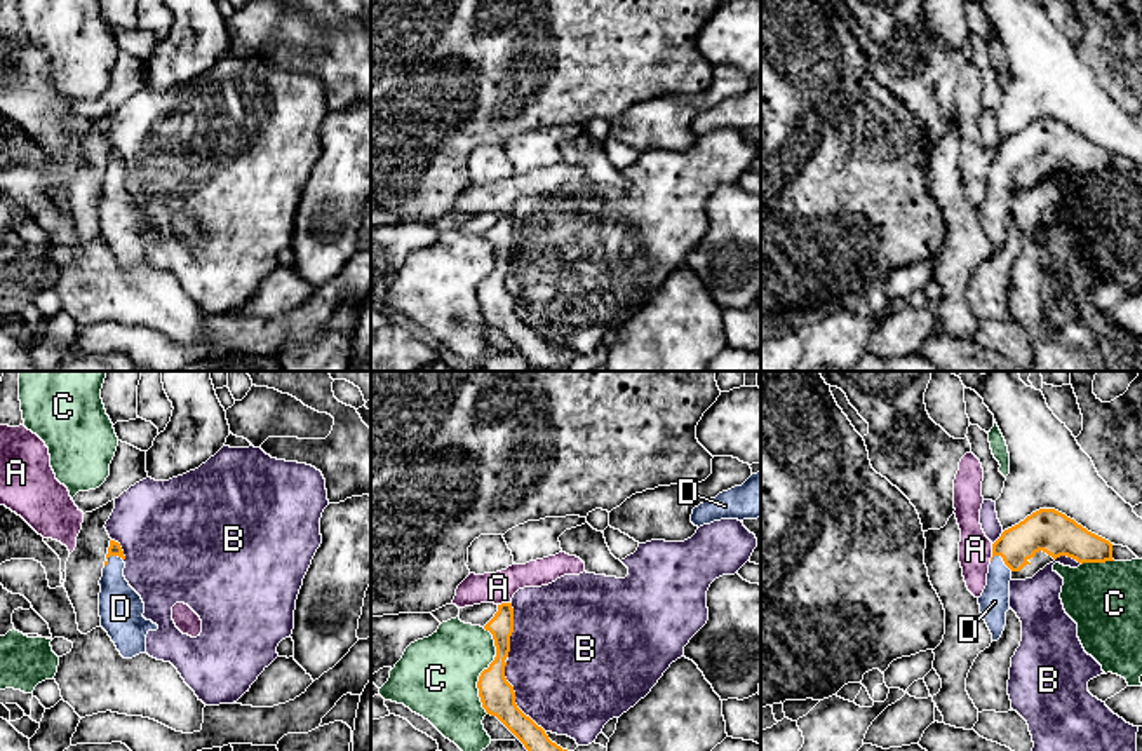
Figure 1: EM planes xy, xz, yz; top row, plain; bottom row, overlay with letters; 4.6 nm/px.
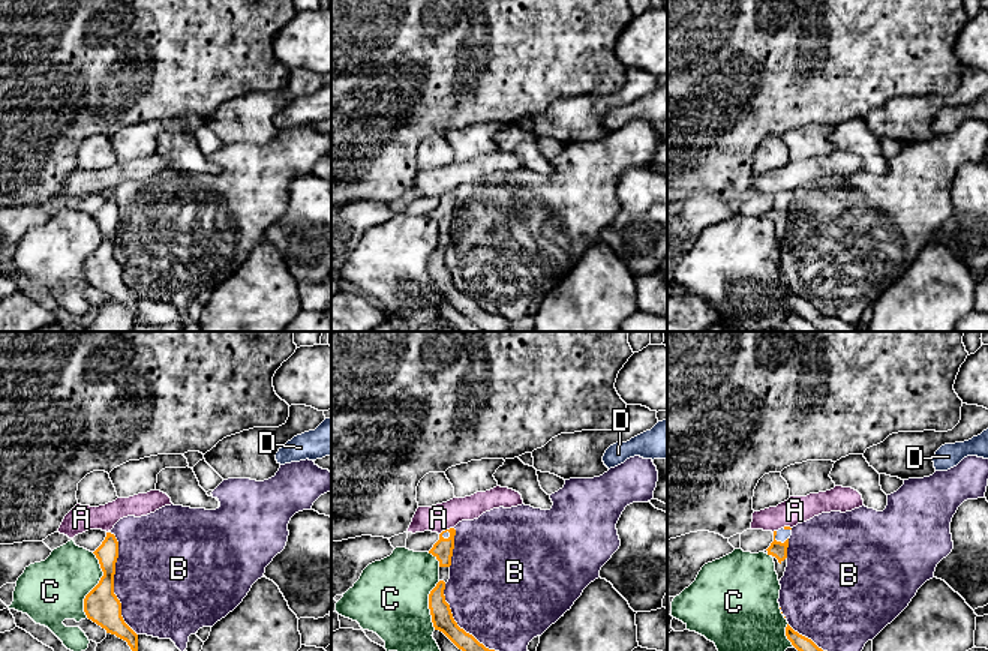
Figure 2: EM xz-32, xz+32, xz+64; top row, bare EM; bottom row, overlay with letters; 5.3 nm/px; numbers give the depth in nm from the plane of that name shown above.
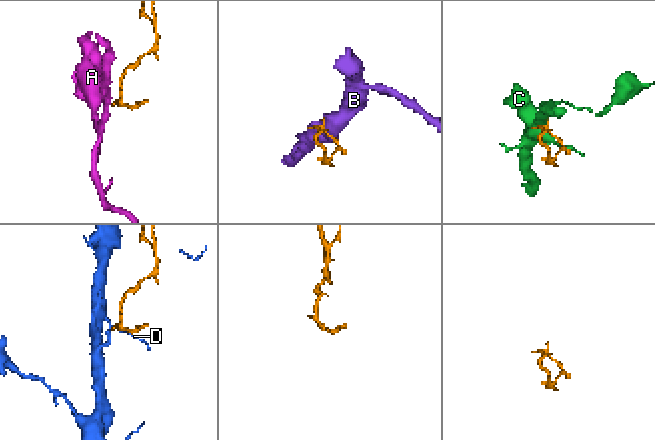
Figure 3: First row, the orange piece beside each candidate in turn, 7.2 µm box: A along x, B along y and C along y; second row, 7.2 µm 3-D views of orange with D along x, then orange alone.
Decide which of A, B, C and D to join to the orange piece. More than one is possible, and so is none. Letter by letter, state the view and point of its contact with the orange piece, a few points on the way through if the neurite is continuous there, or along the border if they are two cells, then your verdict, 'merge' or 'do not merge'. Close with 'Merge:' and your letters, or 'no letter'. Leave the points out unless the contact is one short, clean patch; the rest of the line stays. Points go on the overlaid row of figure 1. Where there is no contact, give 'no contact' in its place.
A: yz (993, 553) | along yz (993, 544), (989, 560) | do not merge
B: xz (514, 699) | do not merge
C: xz (477, 685) | do not merge
D: yz (1003, 560) | across yz (1048, 530), (1029, 535), (1003, 560), (994, 602) | merge
Merge: D

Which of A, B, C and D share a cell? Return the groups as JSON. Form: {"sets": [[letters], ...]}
{"sets": [["A"], ["B"], ["C"], ["D"]]}

